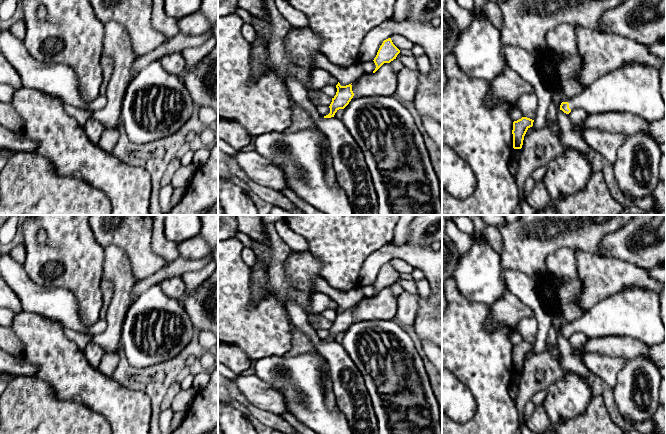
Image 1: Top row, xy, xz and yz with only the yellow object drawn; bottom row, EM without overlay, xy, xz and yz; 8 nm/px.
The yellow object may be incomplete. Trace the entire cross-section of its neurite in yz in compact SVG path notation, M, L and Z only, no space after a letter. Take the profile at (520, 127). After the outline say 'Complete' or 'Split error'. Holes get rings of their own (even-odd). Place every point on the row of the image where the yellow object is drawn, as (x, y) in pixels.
M522 117L521 119L513 122L513 148L521 149L523 145L524 136L527 130L533 126L534 120Z. Complete

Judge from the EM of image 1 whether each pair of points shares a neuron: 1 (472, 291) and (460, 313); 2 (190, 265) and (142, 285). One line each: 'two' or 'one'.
1: two
2: one

